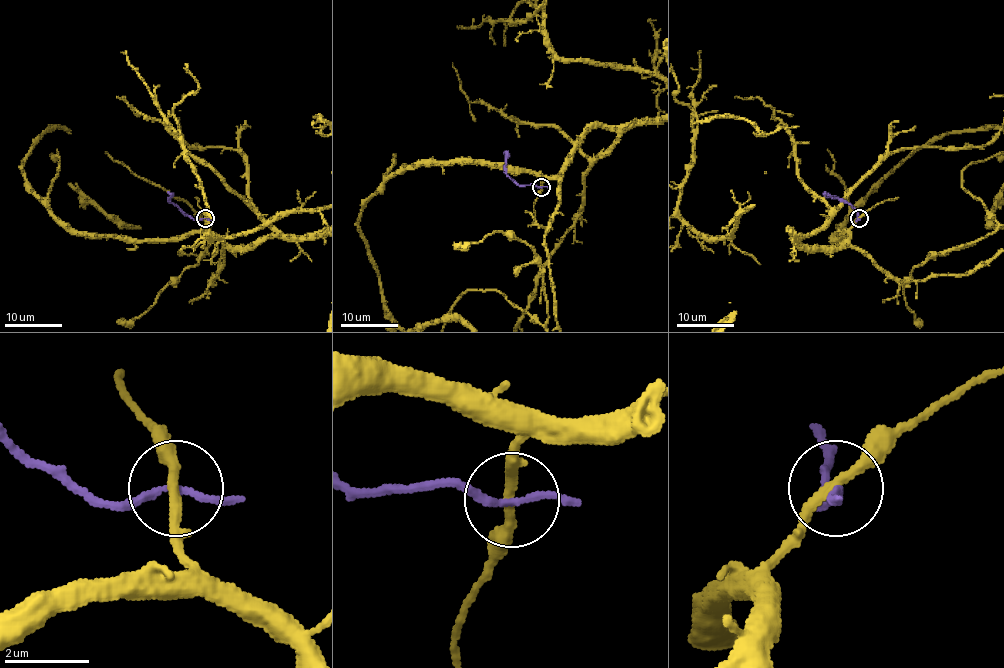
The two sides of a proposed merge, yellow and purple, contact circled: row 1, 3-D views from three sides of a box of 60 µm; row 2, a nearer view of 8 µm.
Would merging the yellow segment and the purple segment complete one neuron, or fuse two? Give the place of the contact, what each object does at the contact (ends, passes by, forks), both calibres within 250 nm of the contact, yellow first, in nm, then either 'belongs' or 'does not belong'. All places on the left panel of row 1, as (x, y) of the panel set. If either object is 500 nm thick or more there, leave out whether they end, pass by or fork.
place (205, 218); yellow passes by; purple passes by; calibres 240 and 160 nm; does not belong

